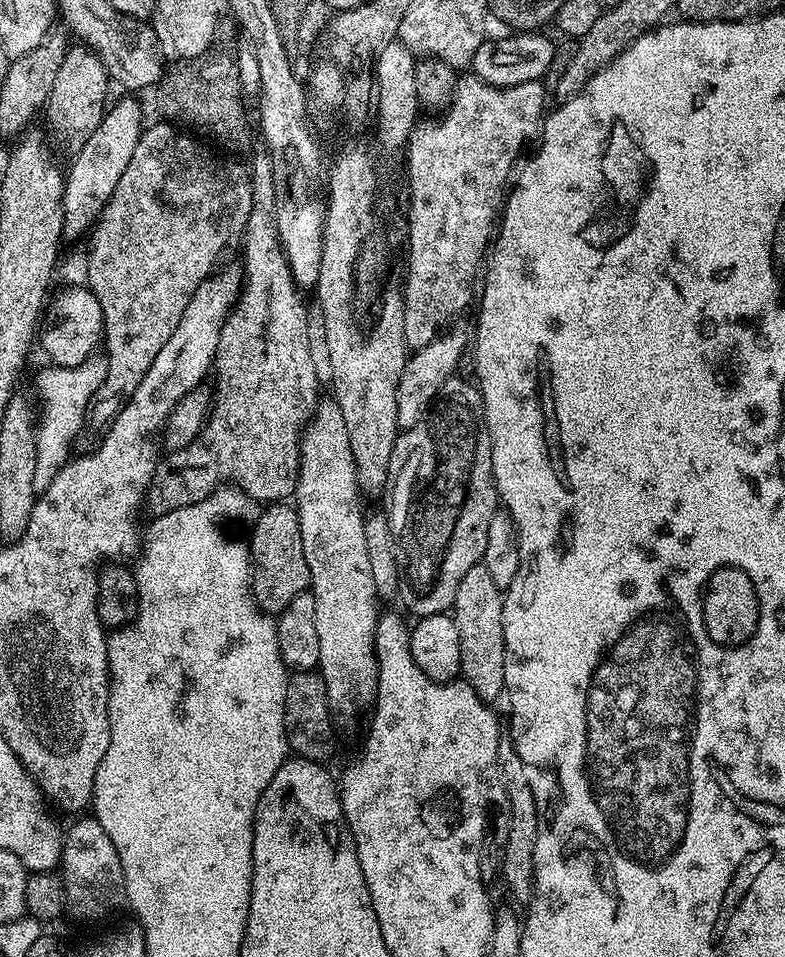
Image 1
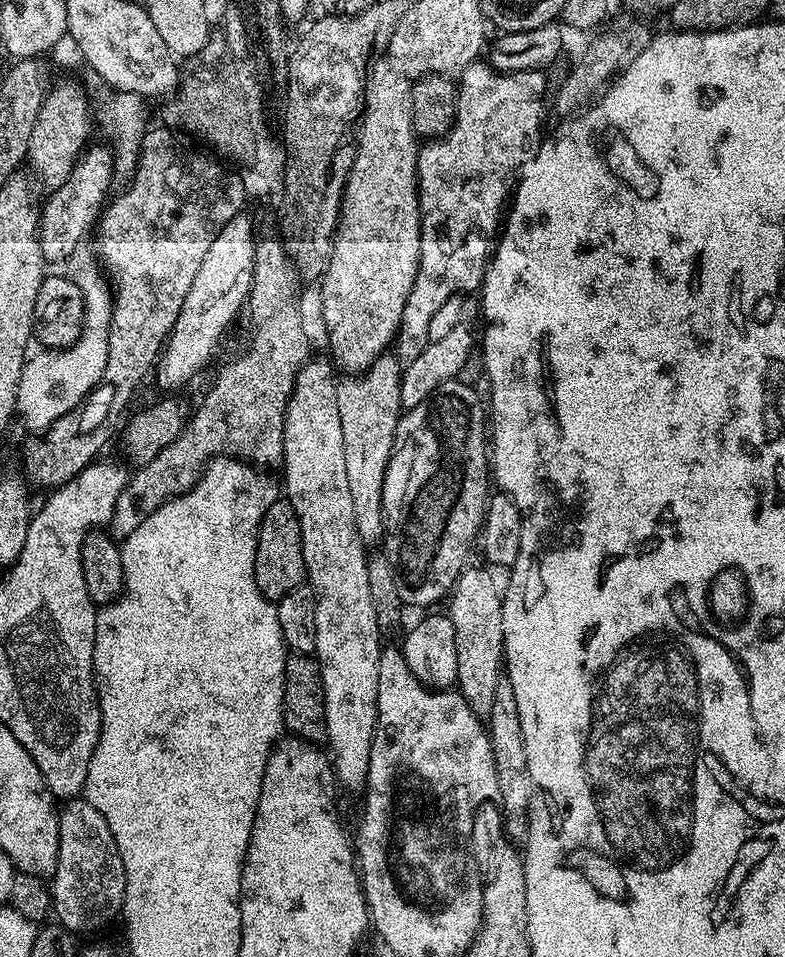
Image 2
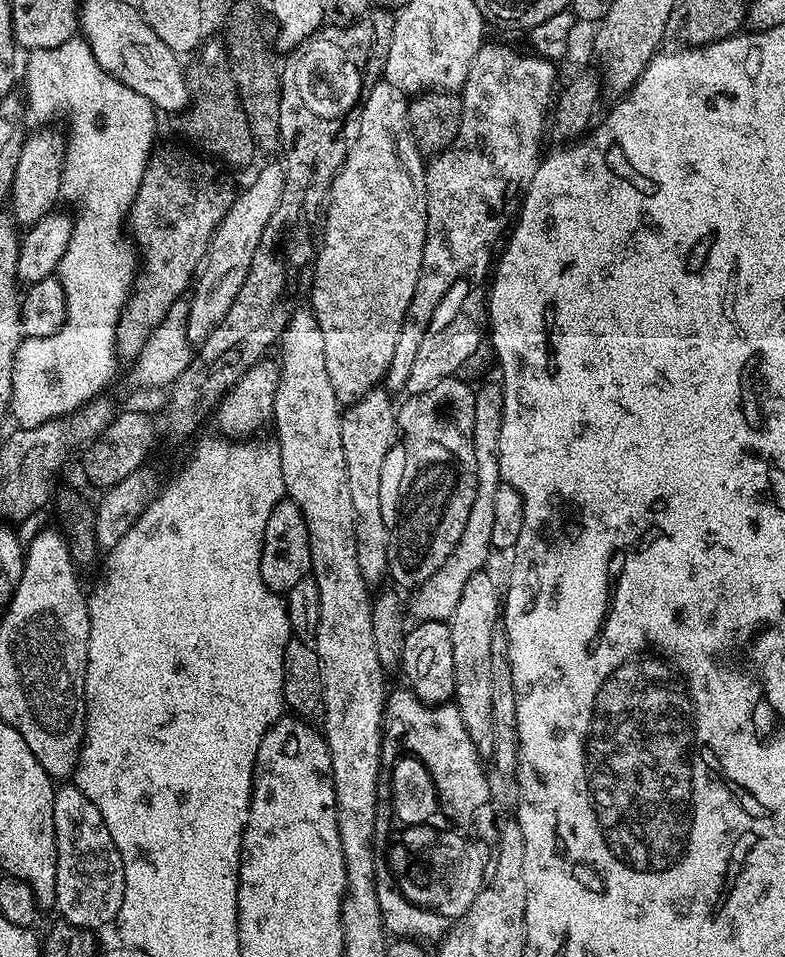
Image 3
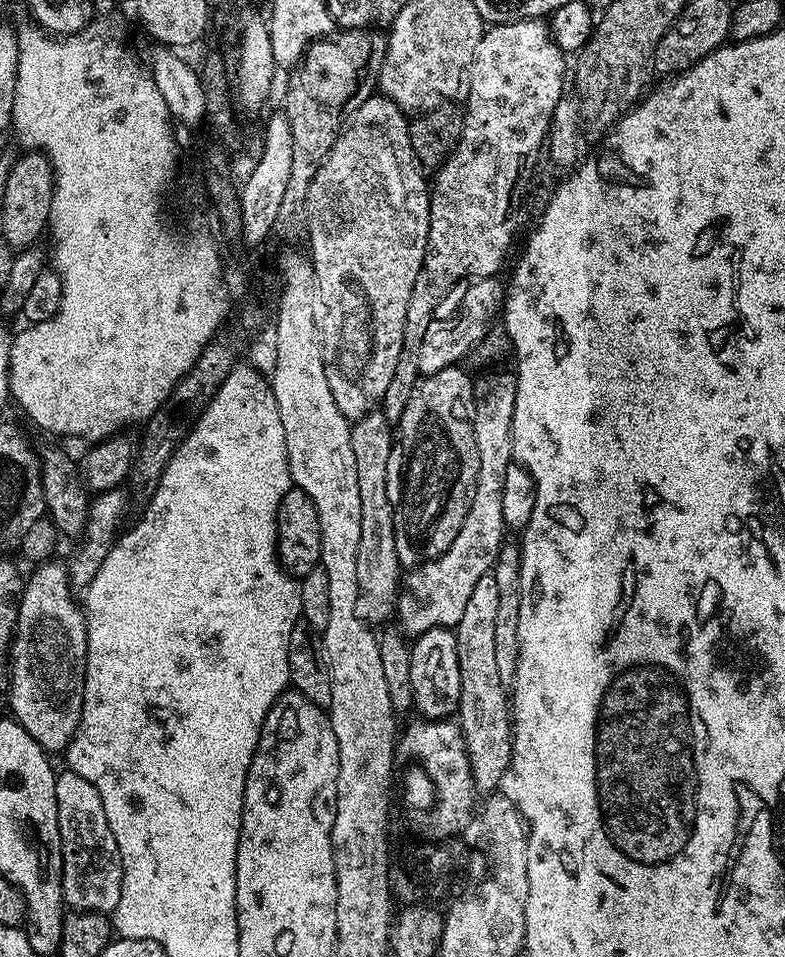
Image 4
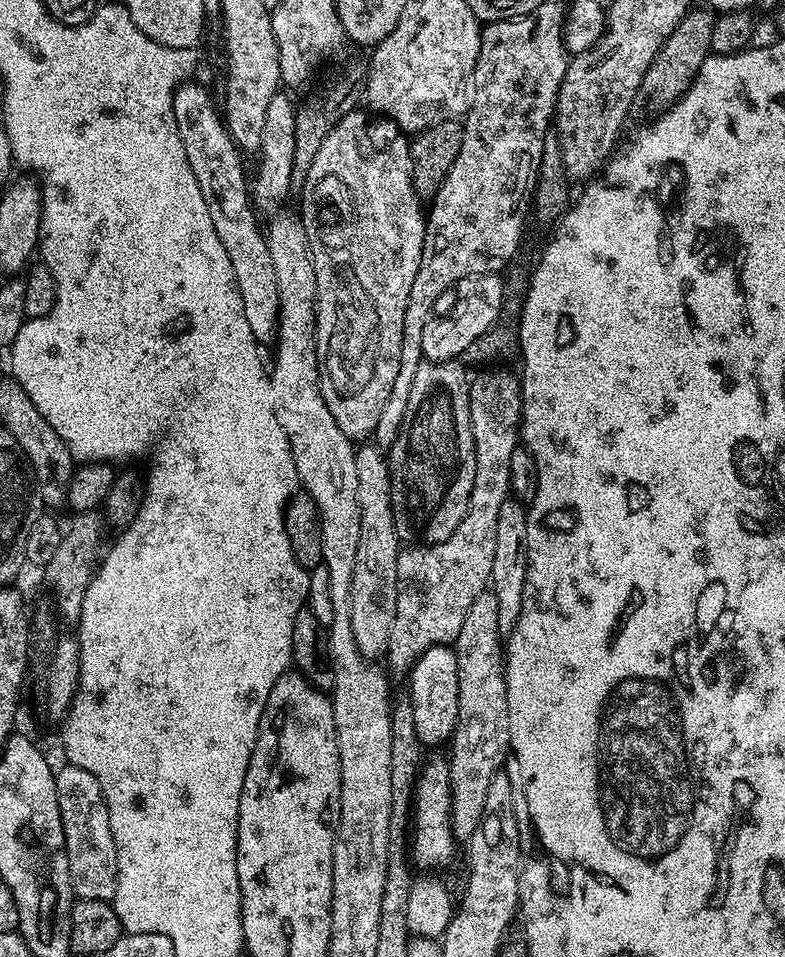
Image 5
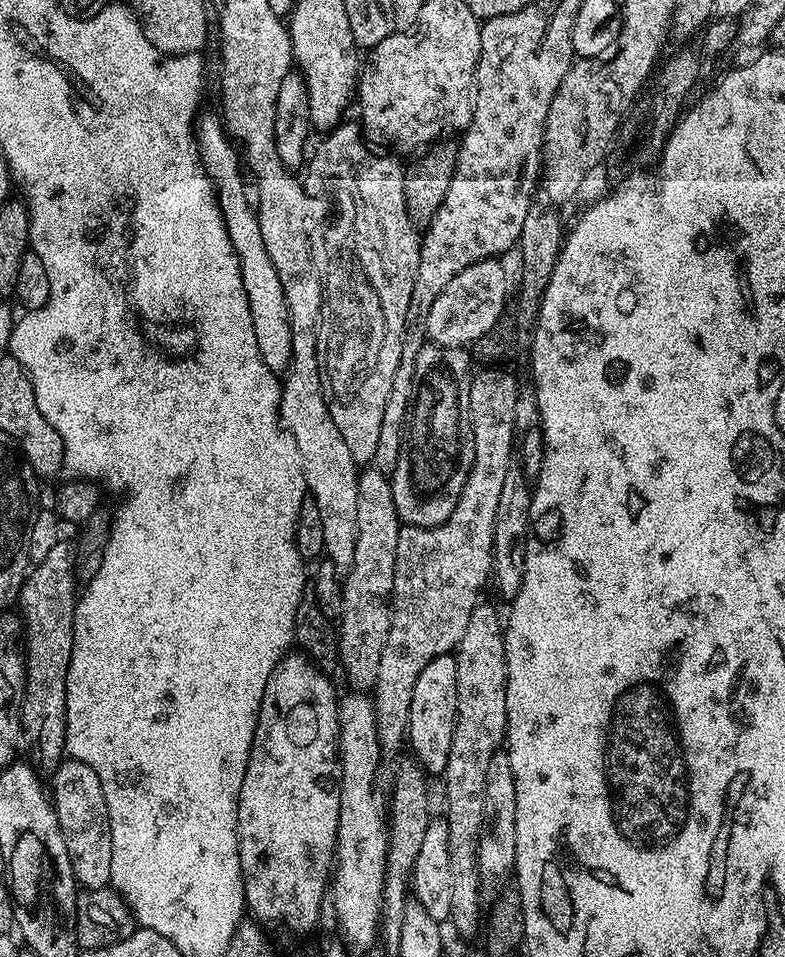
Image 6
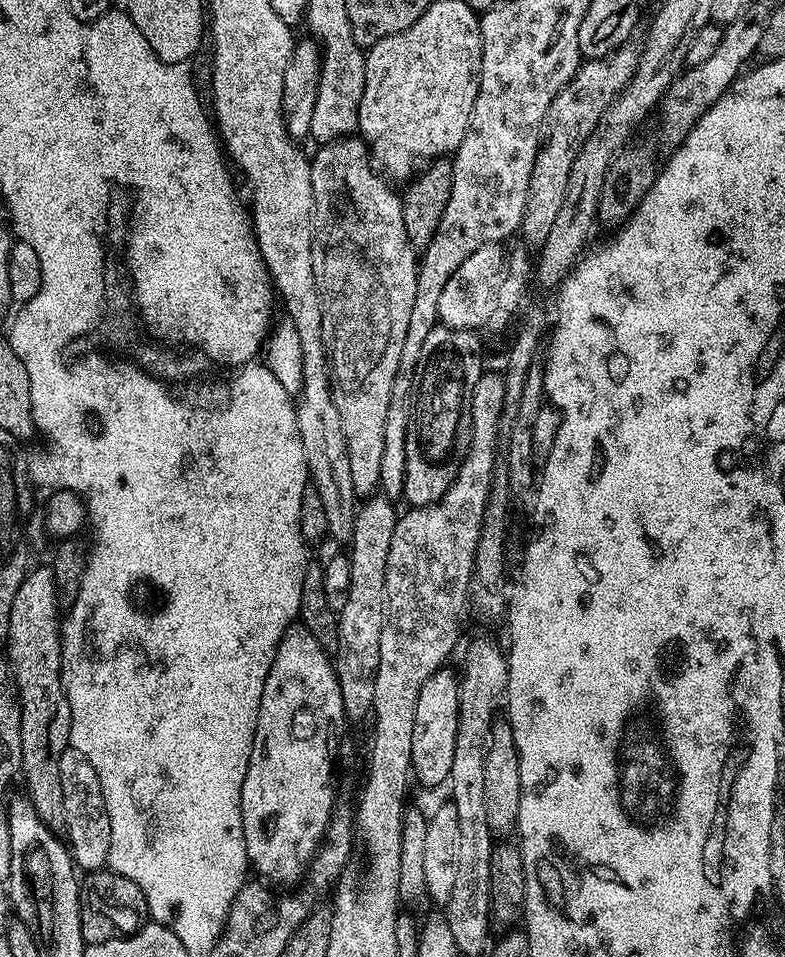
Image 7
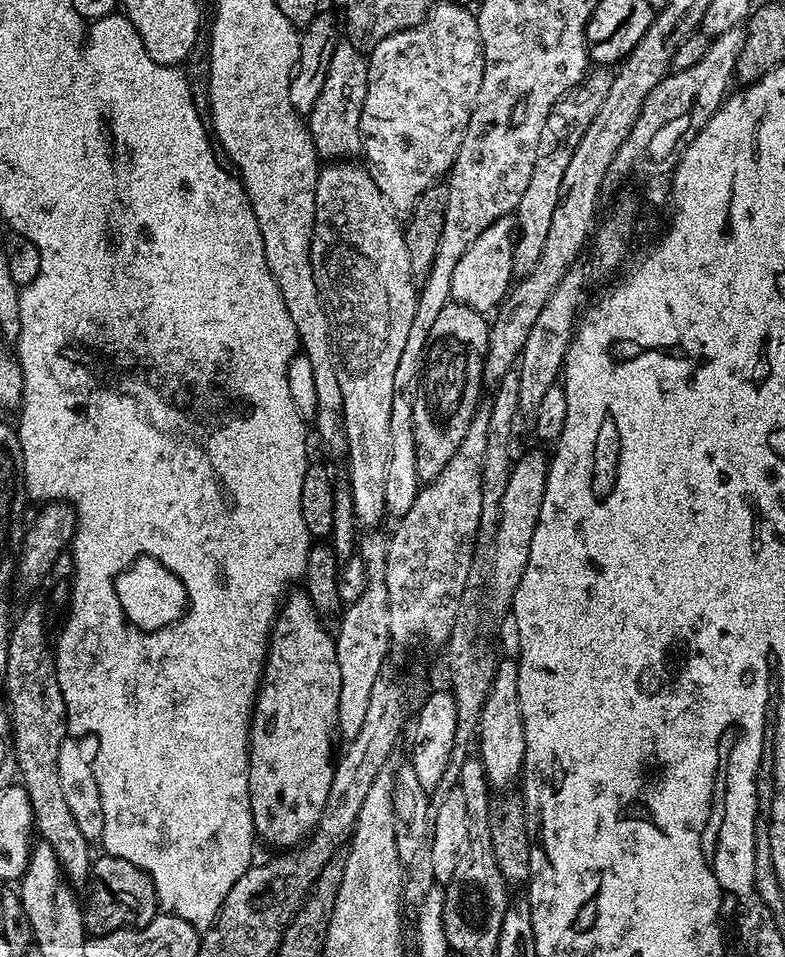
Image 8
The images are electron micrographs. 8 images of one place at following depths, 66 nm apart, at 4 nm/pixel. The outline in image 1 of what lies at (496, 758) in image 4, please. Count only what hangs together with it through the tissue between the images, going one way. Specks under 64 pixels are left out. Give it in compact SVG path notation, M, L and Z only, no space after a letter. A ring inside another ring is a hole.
M483 563L476 564L462 582L458 582L458 594L454 605L454 619L458 626L458 642L460 643L460 670L463 679L482 699L495 702L505 695L504 675L504 631L502 630L502 610L504 609L504 592L494 586L494 578L490 578L490 570L486 570Z

